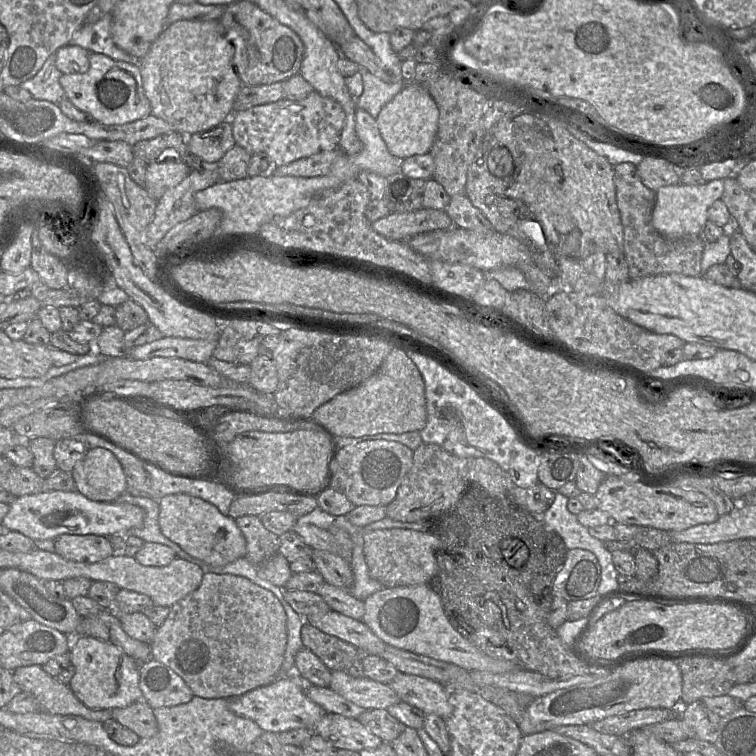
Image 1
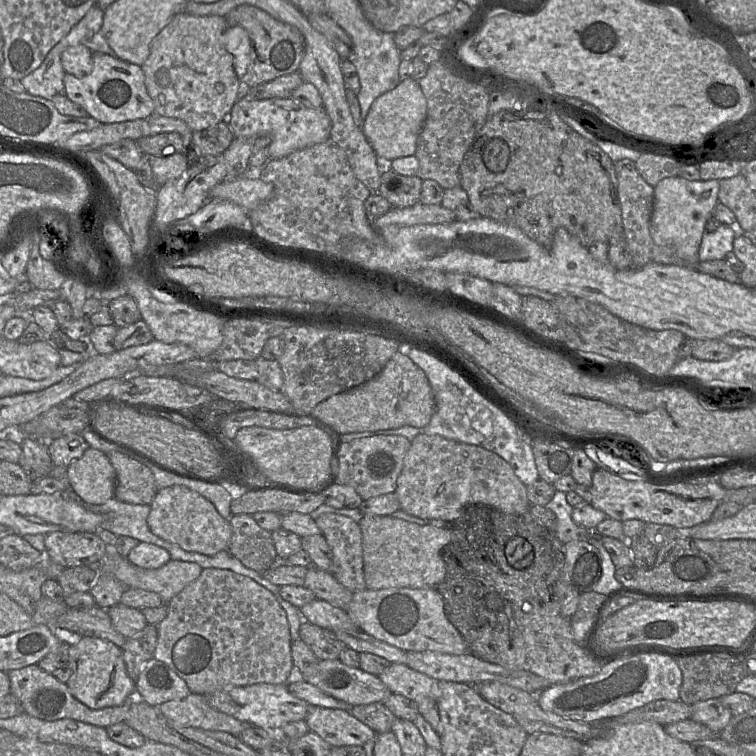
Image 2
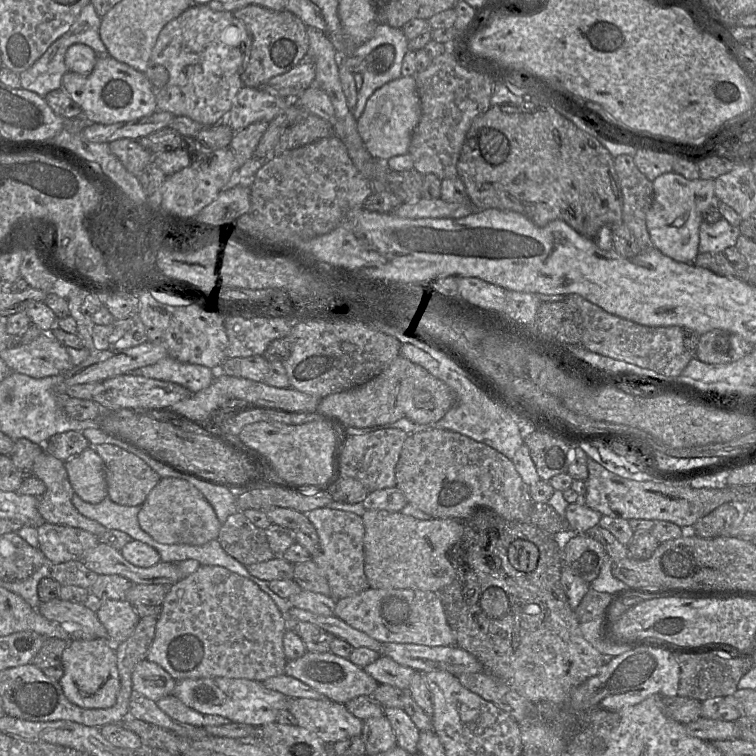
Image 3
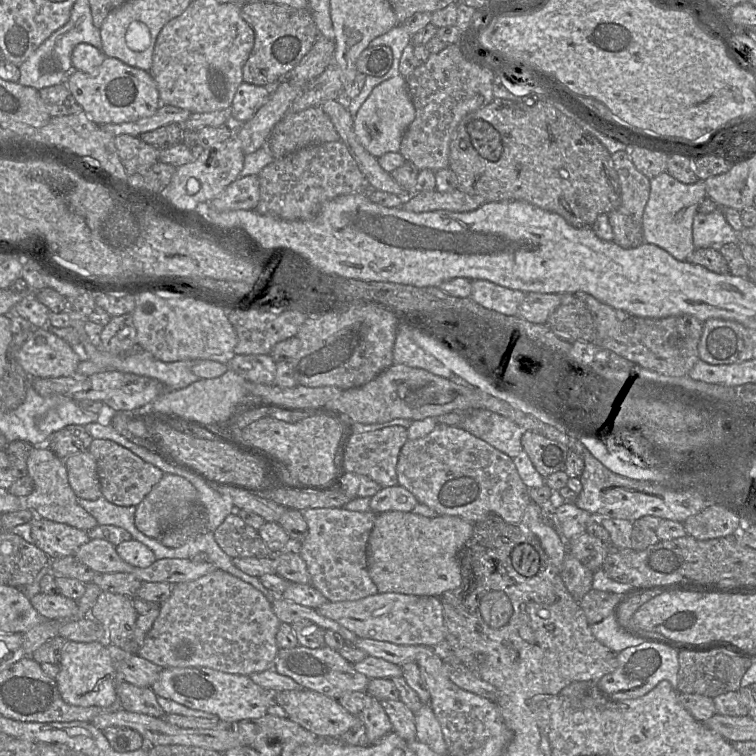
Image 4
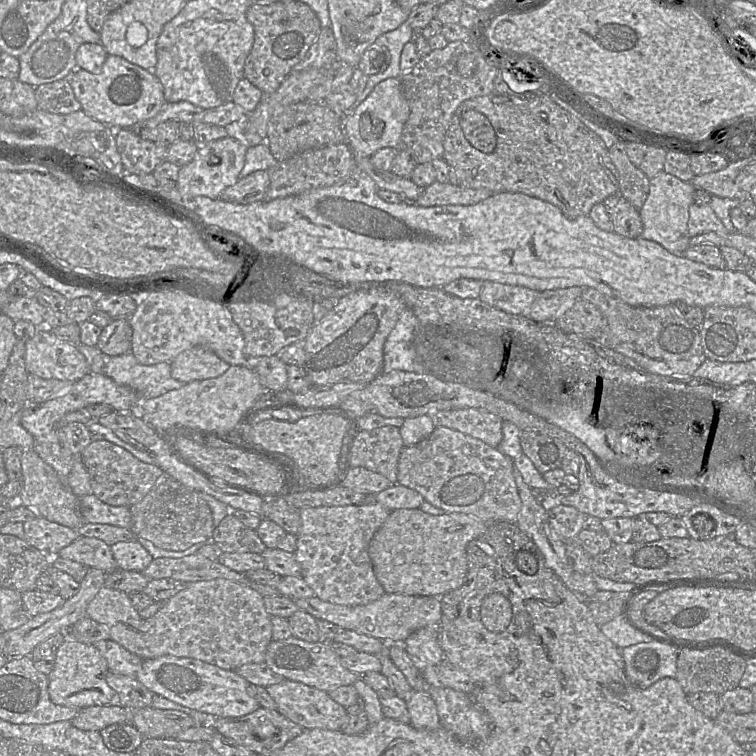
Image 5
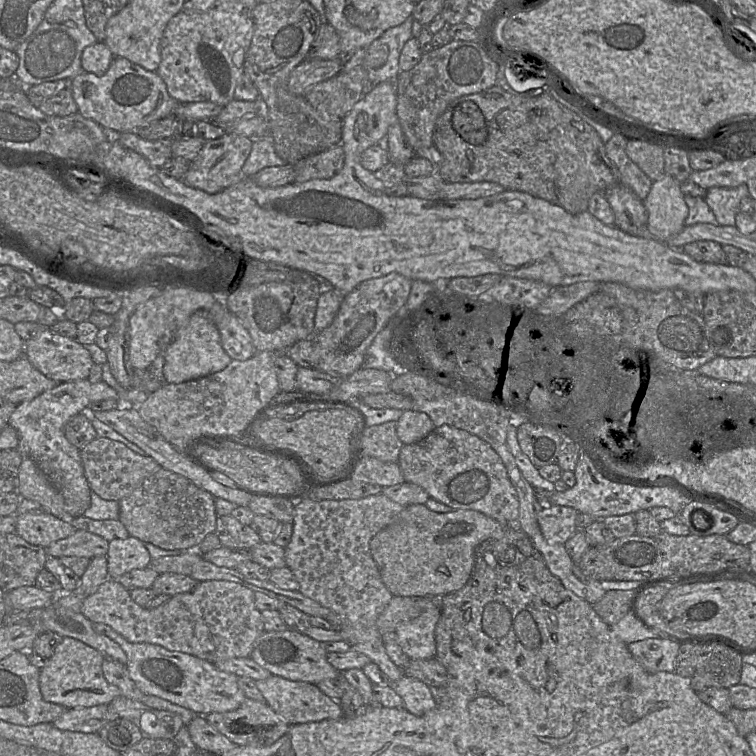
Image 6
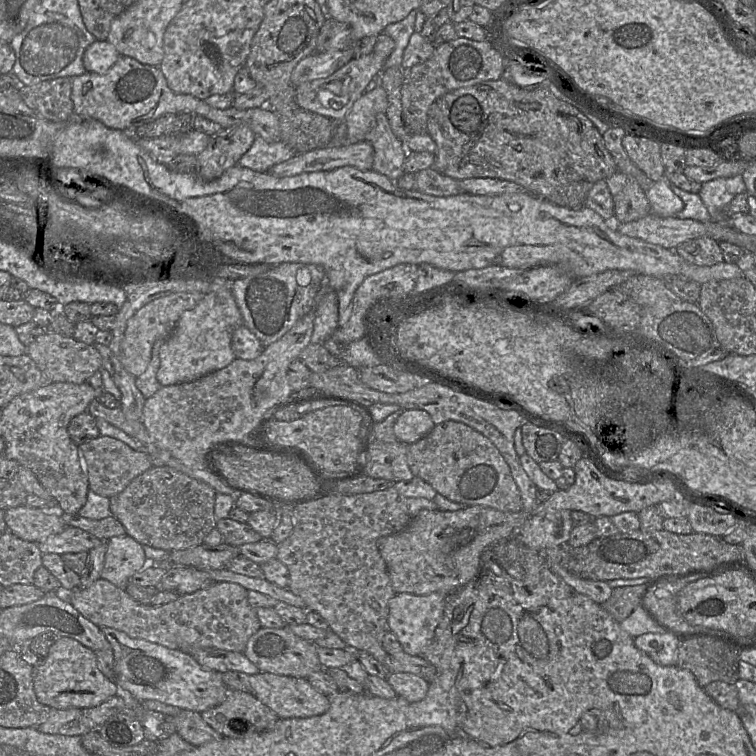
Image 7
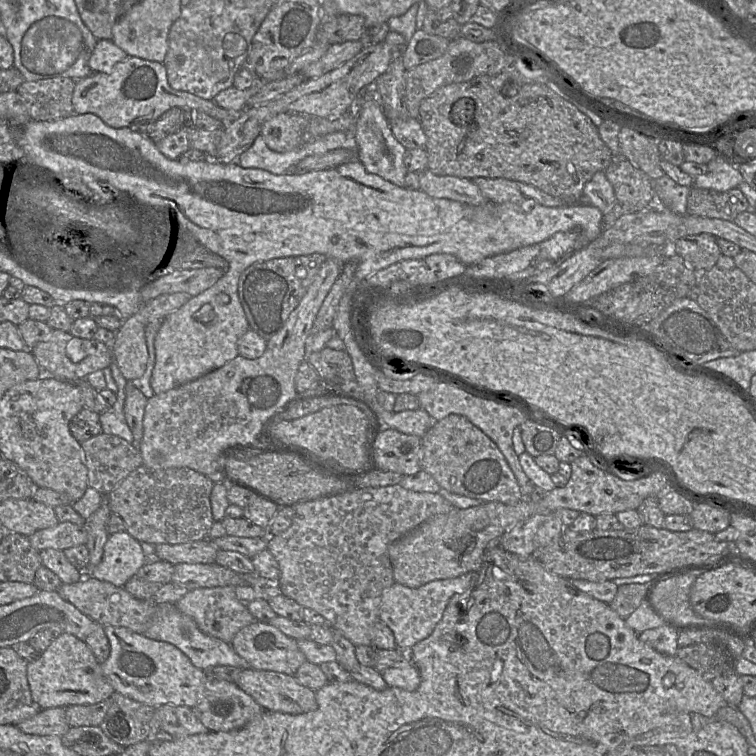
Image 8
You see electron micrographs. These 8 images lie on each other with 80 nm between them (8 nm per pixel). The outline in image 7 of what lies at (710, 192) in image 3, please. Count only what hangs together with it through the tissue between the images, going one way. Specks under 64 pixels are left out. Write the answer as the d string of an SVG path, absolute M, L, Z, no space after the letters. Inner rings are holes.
M664 175L652 183L646 191L652 214L660 217L676 217L676 214L683 209L682 199L671 190L669 184L670 181Z

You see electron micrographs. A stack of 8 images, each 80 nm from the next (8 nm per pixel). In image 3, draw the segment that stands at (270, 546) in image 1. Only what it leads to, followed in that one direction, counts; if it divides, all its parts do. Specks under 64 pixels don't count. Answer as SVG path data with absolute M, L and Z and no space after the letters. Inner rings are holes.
M243 512L231 514L221 525L218 542L226 553L244 566L273 559L264 529L256 527Z

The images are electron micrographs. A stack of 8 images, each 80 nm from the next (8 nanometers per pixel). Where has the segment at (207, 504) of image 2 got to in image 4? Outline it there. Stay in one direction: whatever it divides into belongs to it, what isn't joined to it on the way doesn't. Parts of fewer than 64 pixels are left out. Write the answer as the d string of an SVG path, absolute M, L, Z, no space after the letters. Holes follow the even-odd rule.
M164 473L161 480L136 506L135 525L147 537L158 539L166 528L185 520L191 512L191 506L197 501L198 492L189 481L181 476Z

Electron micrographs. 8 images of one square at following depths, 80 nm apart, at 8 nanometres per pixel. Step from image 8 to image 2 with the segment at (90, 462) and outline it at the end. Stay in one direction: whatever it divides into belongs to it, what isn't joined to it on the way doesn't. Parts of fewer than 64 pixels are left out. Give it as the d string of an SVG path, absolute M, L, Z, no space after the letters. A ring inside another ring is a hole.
M122 452L105 454L116 472L114 497L130 504L150 505L157 493L152 471L137 459Z

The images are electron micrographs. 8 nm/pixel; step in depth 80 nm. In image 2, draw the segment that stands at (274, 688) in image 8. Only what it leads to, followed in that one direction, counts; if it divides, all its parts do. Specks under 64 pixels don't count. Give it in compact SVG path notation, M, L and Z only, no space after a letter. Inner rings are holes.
M310 705L305 718L309 729L331 747L362 746L376 732L355 718L349 711Z

